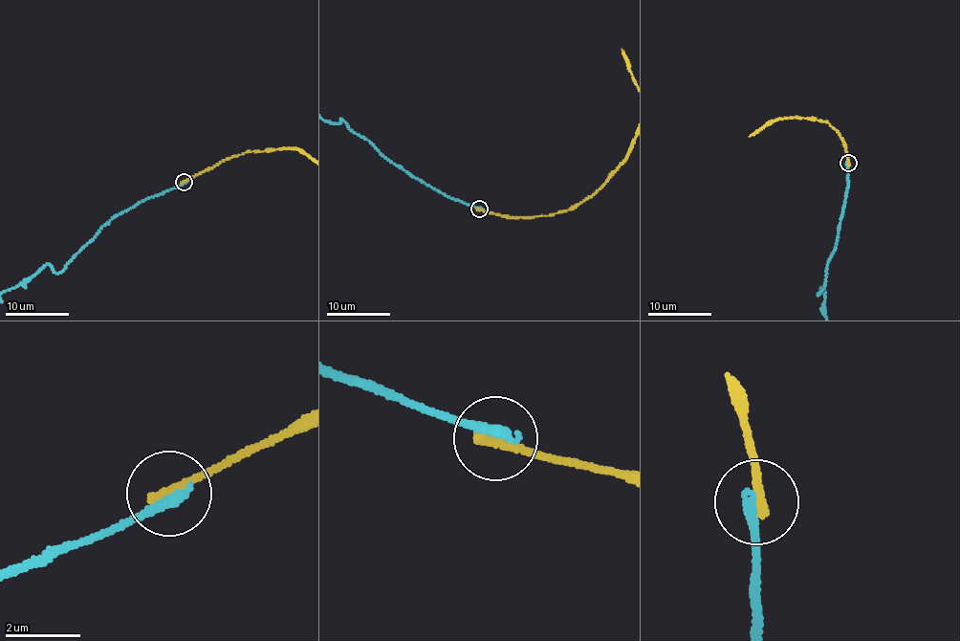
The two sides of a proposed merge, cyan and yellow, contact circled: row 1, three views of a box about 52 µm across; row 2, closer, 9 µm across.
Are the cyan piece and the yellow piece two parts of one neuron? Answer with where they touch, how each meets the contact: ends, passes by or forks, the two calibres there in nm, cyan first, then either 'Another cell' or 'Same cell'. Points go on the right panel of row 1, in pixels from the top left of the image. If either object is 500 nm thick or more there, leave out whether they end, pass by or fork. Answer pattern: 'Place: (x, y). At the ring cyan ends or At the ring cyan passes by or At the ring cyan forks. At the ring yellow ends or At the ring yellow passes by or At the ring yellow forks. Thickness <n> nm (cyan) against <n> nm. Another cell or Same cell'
Place: (848, 163). At the ring cyan ends. At the ring yellow ends. Thickness 320 nm (cyan) against 300 nm. Another cell

